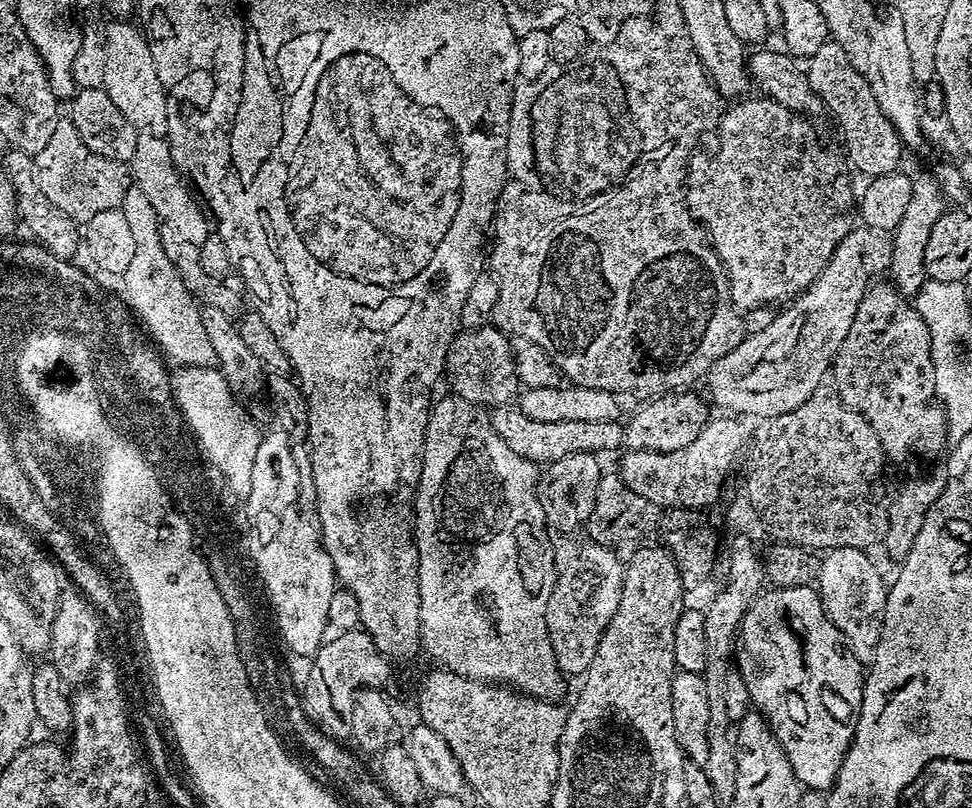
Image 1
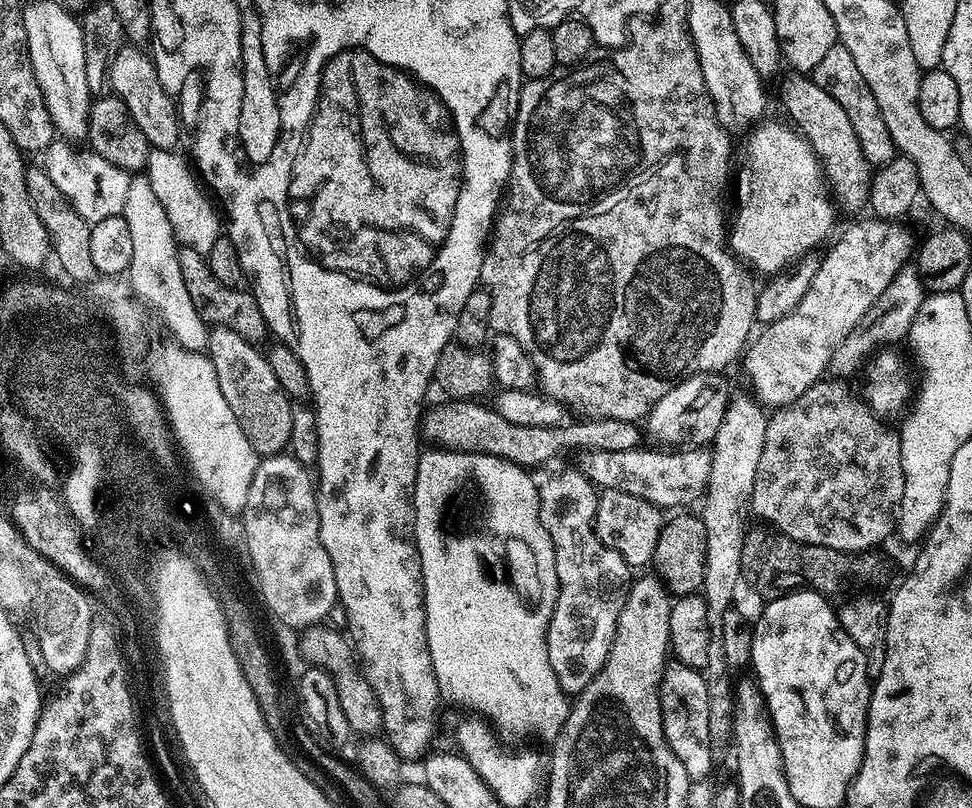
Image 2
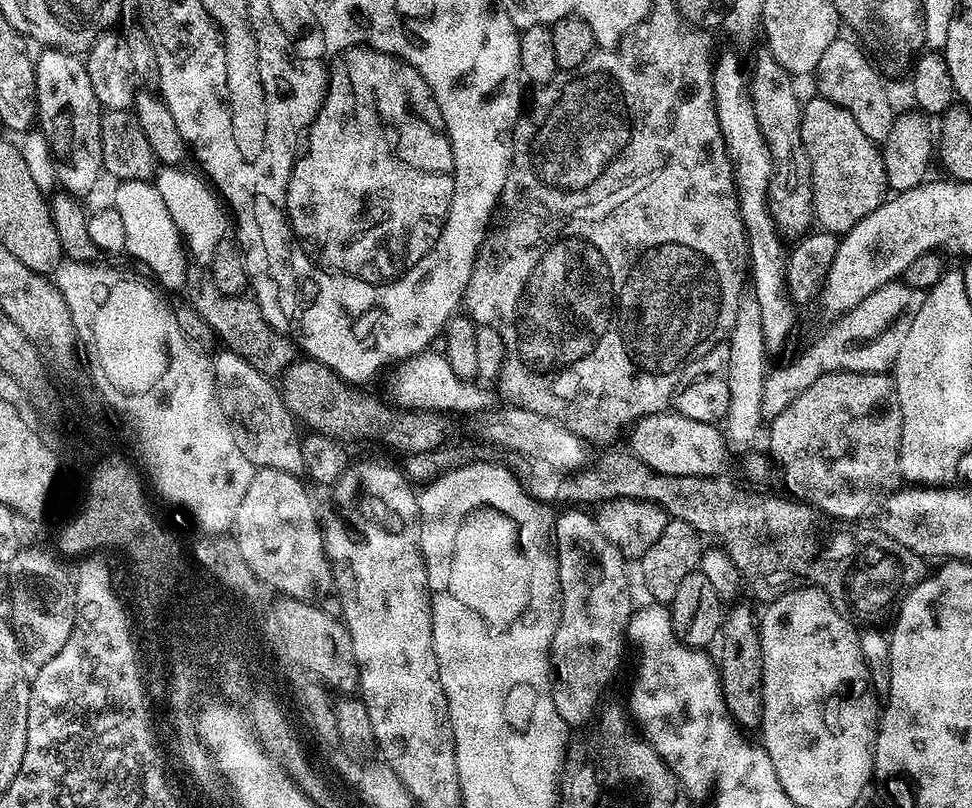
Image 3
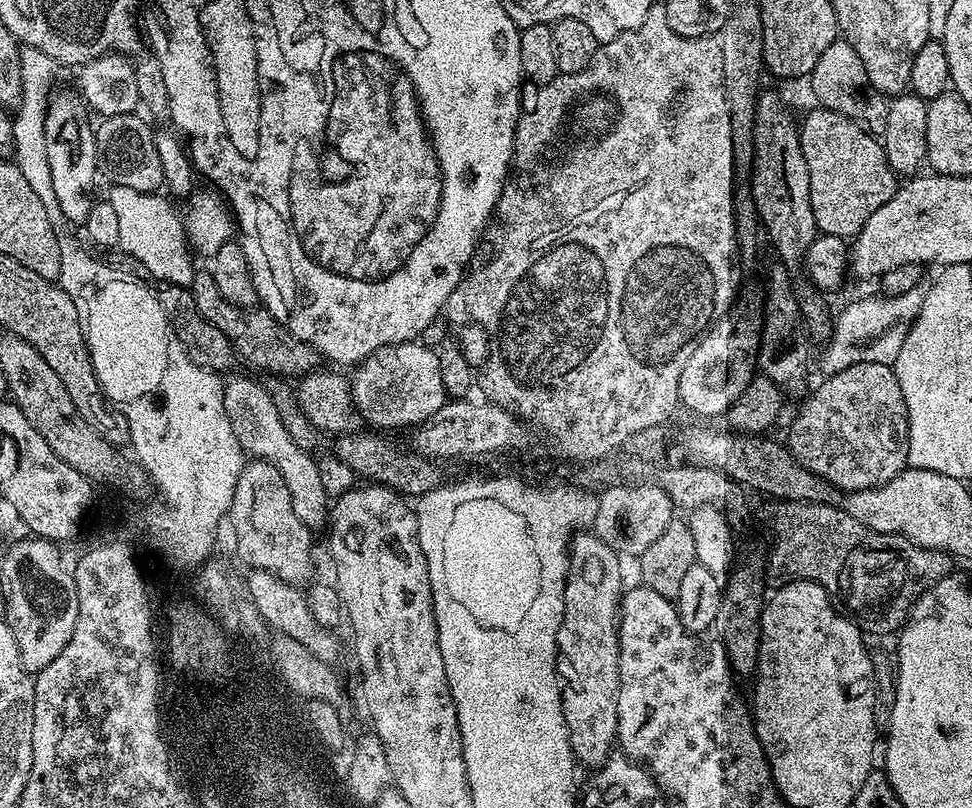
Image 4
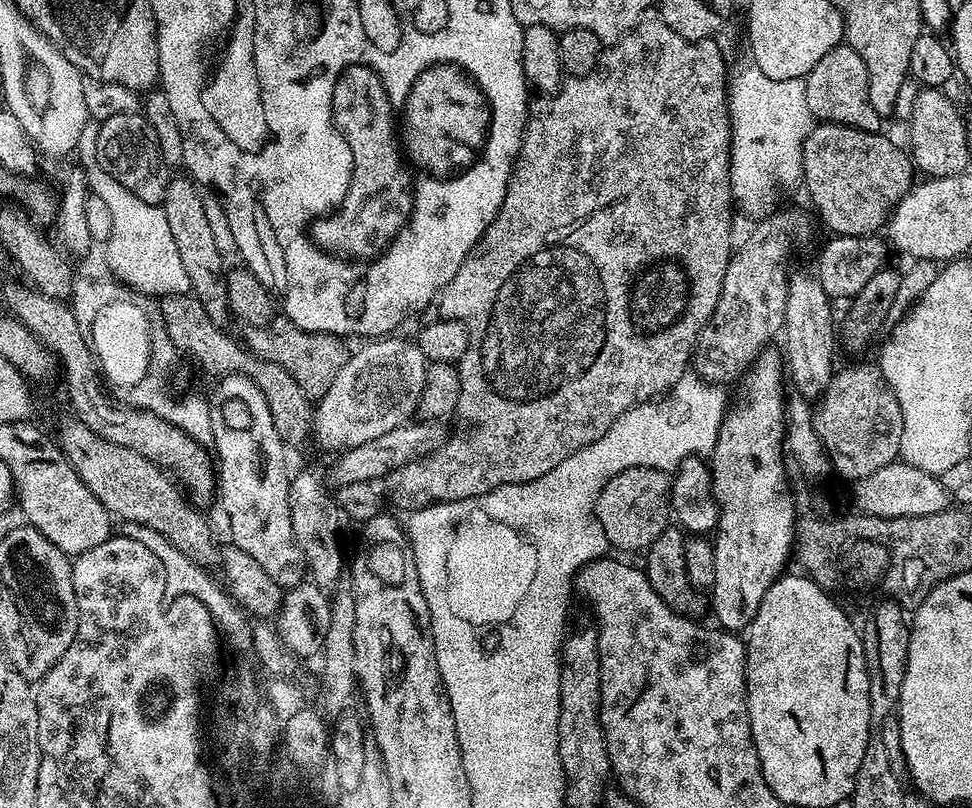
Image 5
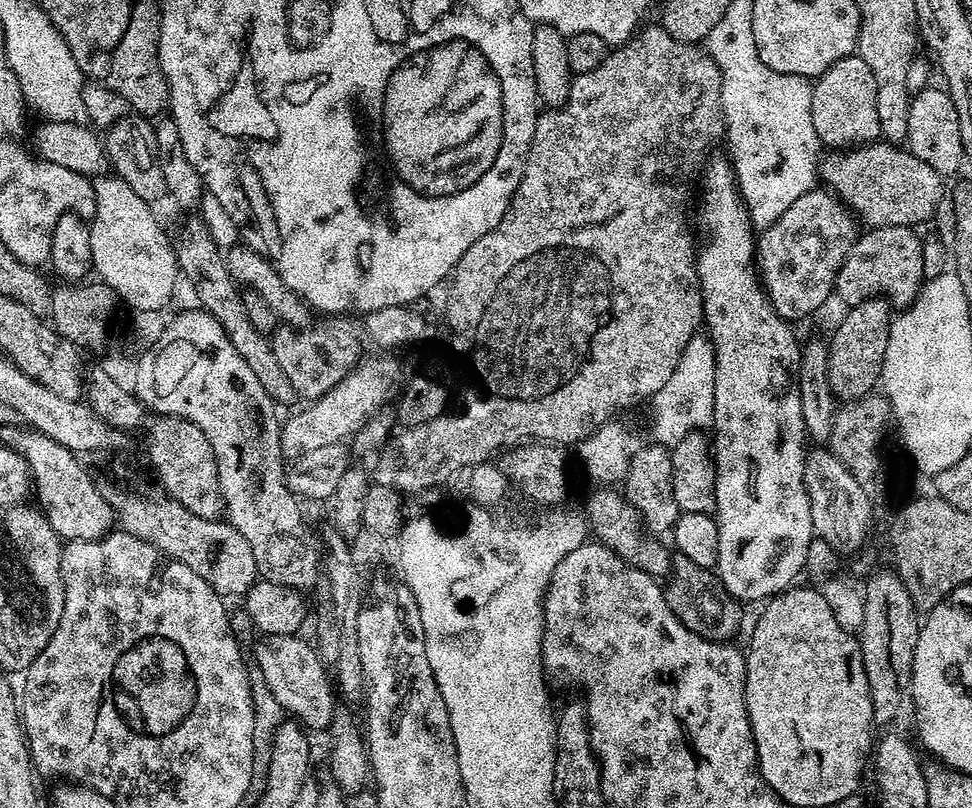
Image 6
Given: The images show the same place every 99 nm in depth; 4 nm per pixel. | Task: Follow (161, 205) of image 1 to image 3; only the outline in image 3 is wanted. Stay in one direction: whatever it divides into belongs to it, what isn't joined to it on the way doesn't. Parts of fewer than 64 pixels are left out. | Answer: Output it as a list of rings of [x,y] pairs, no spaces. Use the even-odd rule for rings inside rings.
[[[164,166],[157,171],[154,183],[162,194],[166,210],[169,211],[170,218],[173,218],[189,255],[197,265],[208,266],[216,247],[228,236],[230,220],[219,197],[198,174],[197,176],[182,166]]]

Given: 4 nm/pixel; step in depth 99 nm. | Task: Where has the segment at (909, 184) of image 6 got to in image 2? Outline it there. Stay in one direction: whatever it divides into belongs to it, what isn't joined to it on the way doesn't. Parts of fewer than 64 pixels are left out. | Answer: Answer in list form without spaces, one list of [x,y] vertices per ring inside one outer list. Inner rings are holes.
[[[792,74],[789,77],[780,88],[780,100],[788,111],[791,127],[797,129],[814,150],[835,207],[845,208],[848,212],[864,208],[869,203],[874,172],[862,154],[862,146],[858,146],[858,134],[854,134],[854,126],[850,126],[846,110],[842,110],[842,106],[838,106],[838,102],[834,102],[822,86],[815,84],[811,75]]]

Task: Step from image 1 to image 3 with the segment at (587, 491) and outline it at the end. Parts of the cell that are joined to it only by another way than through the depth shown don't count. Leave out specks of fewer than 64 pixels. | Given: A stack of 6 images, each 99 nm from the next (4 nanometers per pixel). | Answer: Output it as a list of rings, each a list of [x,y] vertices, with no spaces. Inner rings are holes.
[[[568,506],[554,520],[554,551],[560,583],[560,621],[552,639],[552,697],[558,714],[569,726],[583,726],[596,715],[601,703],[604,687],[616,676],[620,668],[620,655],[624,652],[624,640],[628,621],[632,618],[632,588],[628,585],[626,558],[598,530],[598,522],[591,511],[580,506]]]

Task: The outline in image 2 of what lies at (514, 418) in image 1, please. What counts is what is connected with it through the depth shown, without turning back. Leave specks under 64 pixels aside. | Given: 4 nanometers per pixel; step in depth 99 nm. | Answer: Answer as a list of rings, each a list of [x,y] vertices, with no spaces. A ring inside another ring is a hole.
[[[471,400],[443,401],[445,404],[436,404],[432,409],[423,413],[420,421],[420,430],[425,441],[429,445],[449,452],[477,452],[487,456],[497,456],[503,460],[509,460],[520,465],[521,468],[535,470],[539,464],[555,458],[559,452],[567,448],[575,450],[630,450],[641,447],[640,432],[631,420],[619,420],[618,418],[606,418],[605,420],[577,419],[560,428],[547,428],[546,426],[518,426],[518,422],[506,422],[502,414],[496,412],[495,407],[488,408],[484,402]]]

